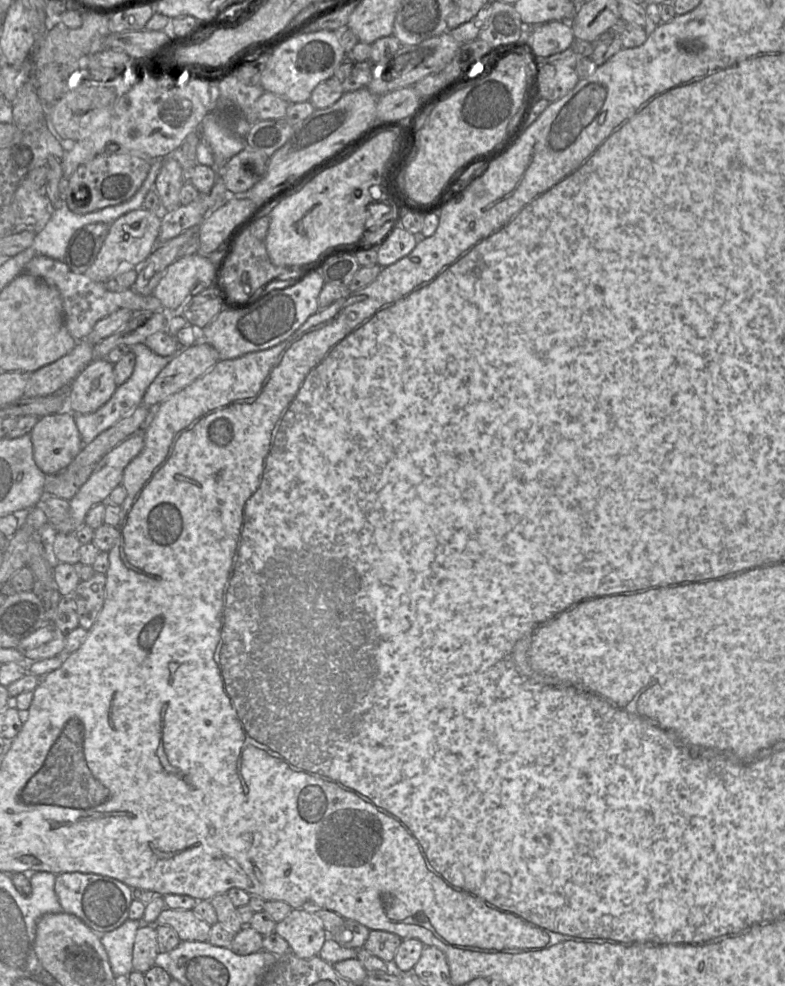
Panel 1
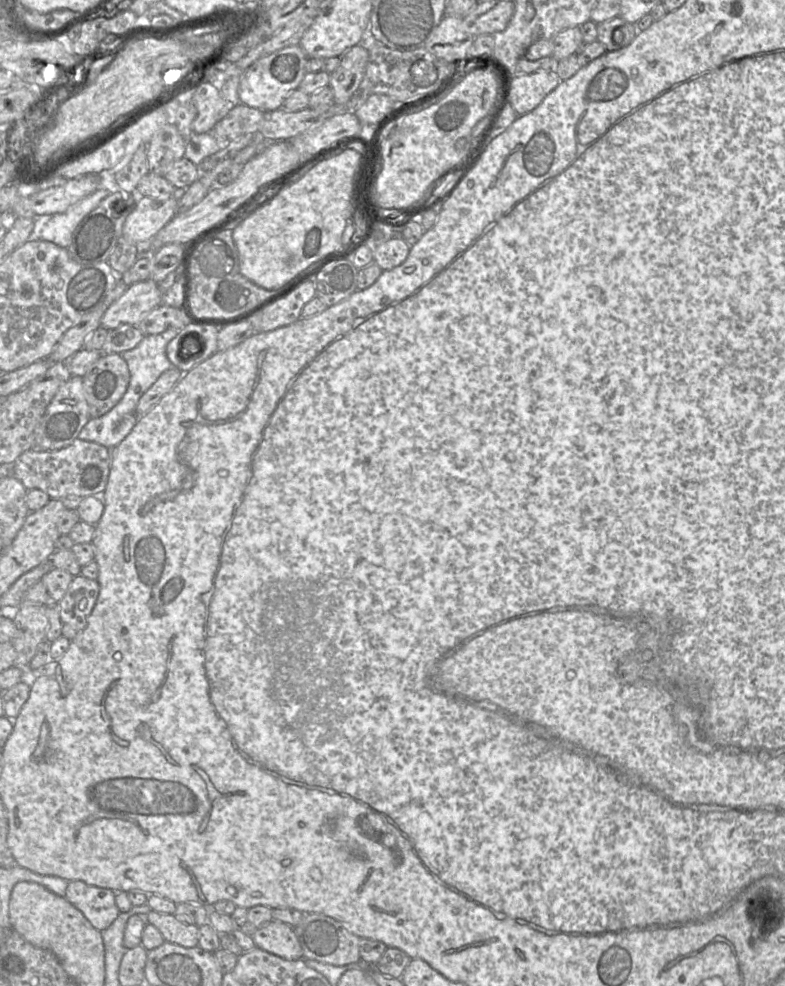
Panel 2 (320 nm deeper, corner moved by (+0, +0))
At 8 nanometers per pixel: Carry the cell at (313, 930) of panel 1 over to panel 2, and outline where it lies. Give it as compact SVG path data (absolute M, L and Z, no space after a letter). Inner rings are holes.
M271 920L257 928L251 936L255 946L271 954L286 960L298 960L303 958L303 949L290 925Z

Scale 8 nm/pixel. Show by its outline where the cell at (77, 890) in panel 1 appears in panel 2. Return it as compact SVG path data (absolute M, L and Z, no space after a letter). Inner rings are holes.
M80 880L70 881L65 898L82 912L98 931L107 929L120 911L115 902L116 893L108 888L91 886Z

